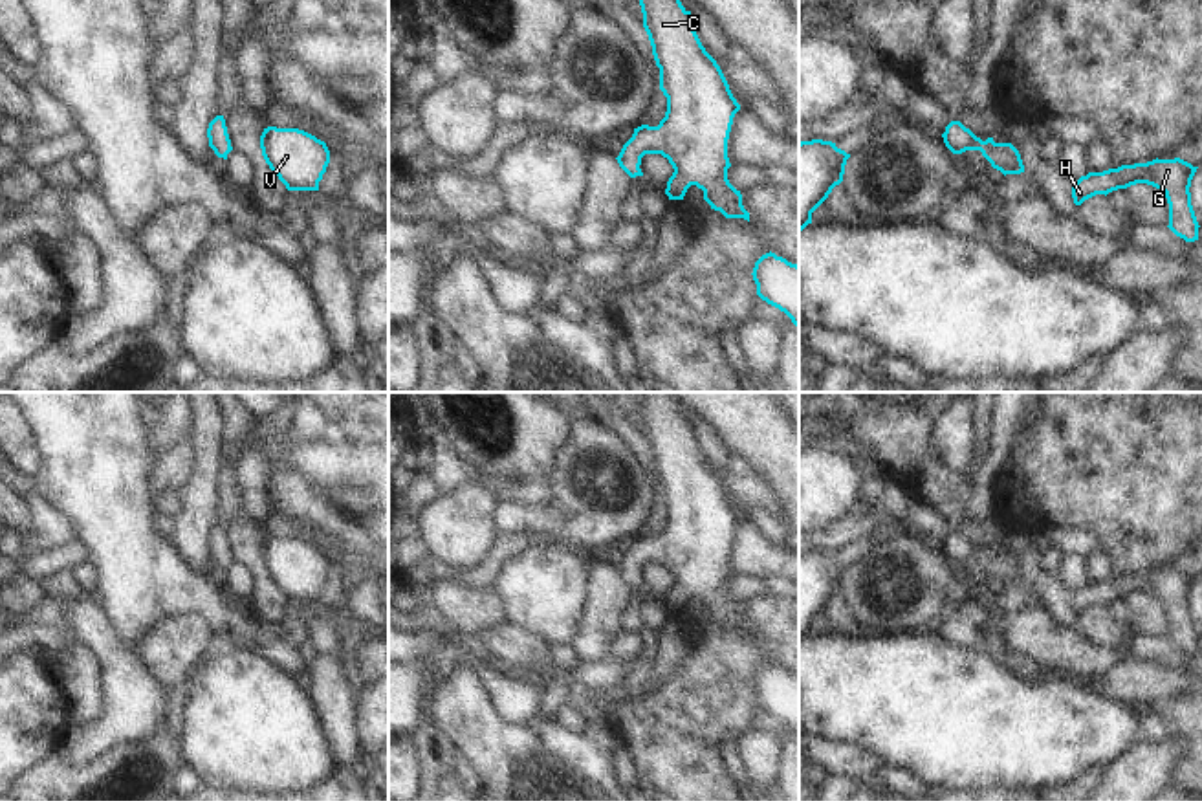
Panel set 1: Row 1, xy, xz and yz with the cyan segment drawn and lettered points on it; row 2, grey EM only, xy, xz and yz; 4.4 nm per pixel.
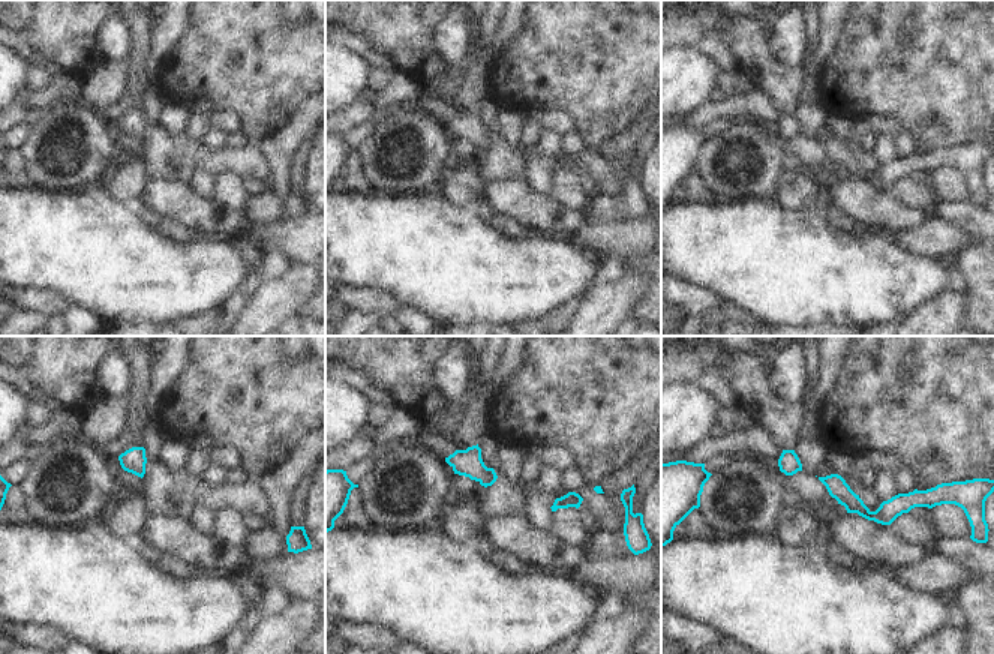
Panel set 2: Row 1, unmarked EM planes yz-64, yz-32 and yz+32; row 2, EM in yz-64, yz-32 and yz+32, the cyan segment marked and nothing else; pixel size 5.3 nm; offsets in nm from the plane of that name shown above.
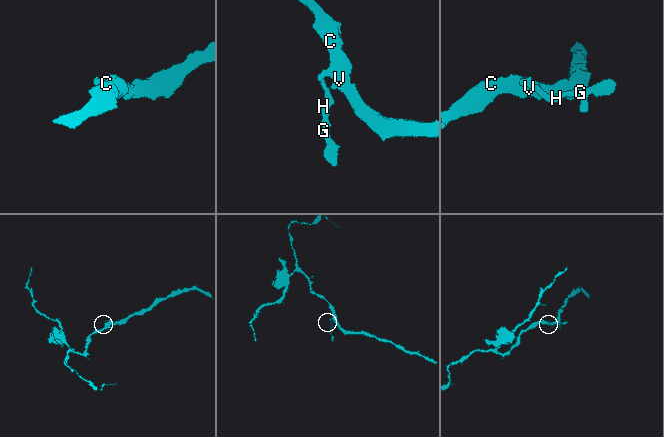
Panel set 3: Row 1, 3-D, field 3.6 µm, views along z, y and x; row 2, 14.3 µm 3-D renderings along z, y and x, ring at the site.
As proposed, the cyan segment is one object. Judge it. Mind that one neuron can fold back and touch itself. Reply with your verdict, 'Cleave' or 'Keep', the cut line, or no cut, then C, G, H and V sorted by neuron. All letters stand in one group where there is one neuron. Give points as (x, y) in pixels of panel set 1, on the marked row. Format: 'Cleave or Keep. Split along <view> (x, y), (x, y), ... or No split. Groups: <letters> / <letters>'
Keep. No split. Groups: C G H V.

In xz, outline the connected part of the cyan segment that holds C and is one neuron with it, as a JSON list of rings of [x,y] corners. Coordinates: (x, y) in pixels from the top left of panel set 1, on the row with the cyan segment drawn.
[[[639,0],[643,27],[649,35],[656,66],[660,68],[660,90],[667,97],[667,112],[658,126],[641,125],[623,145],[616,158],[619,167],[630,176],[643,176],[639,165],[645,154],[661,154],[674,172],[667,181],[669,200],[683,200],[687,189],[696,185],[704,191],[704,200],[711,209],[726,218],[744,218],[749,213],[742,205],[742,194],[727,180],[731,167],[727,158],[727,139],[735,114],[740,104],[733,97],[729,84],[716,60],[702,46],[691,11],[680,0]]]

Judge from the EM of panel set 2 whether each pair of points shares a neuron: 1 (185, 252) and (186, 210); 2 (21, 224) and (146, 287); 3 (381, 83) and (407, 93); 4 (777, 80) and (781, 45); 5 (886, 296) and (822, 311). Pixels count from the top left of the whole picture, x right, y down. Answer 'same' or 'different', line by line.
1: different
2: same
3: different
4: different
5: same

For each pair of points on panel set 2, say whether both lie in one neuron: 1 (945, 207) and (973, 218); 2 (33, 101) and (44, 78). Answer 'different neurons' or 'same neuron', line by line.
1: same neuron
2: different neurons

